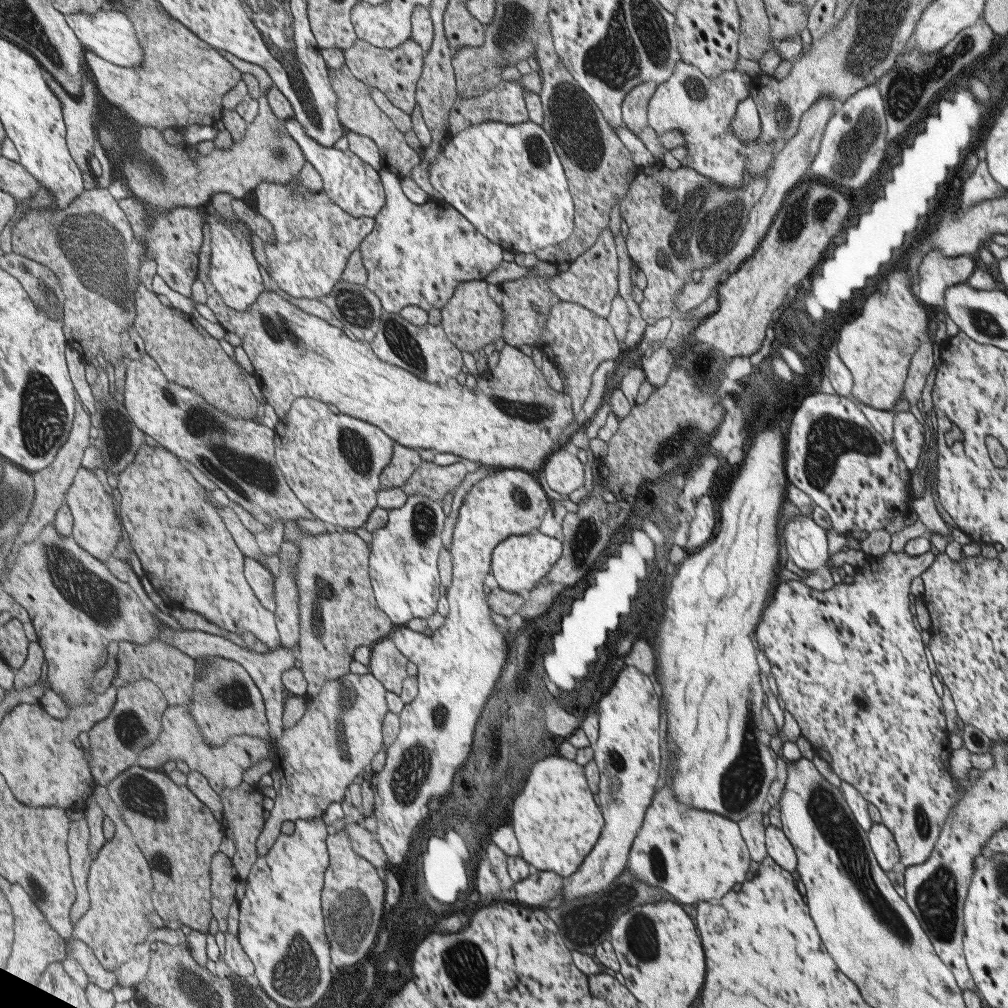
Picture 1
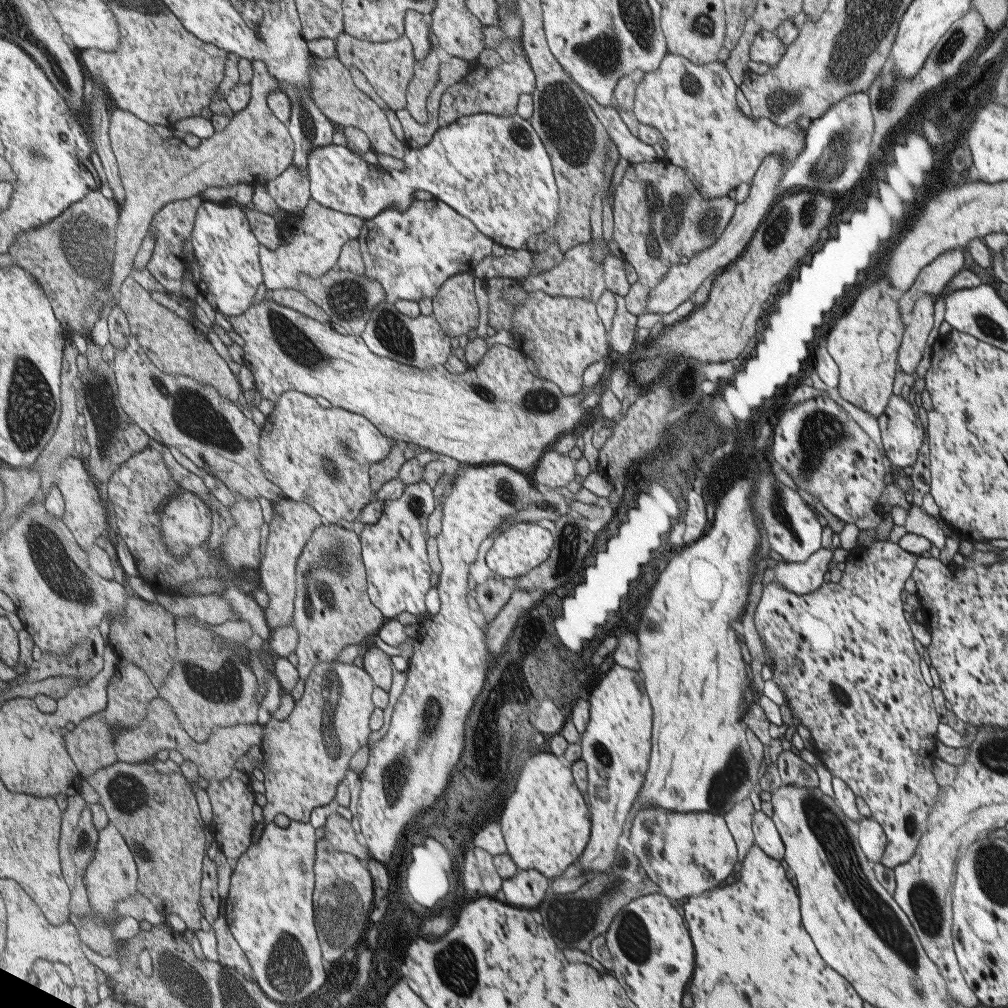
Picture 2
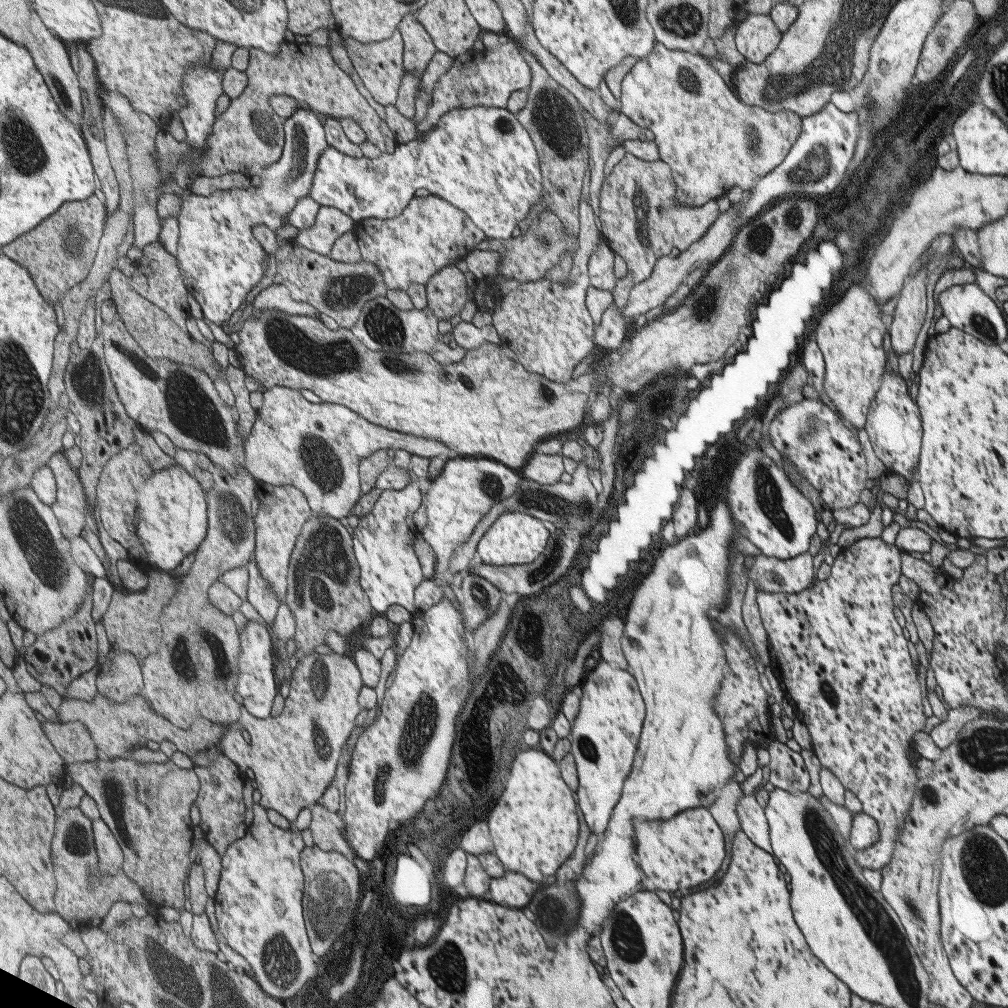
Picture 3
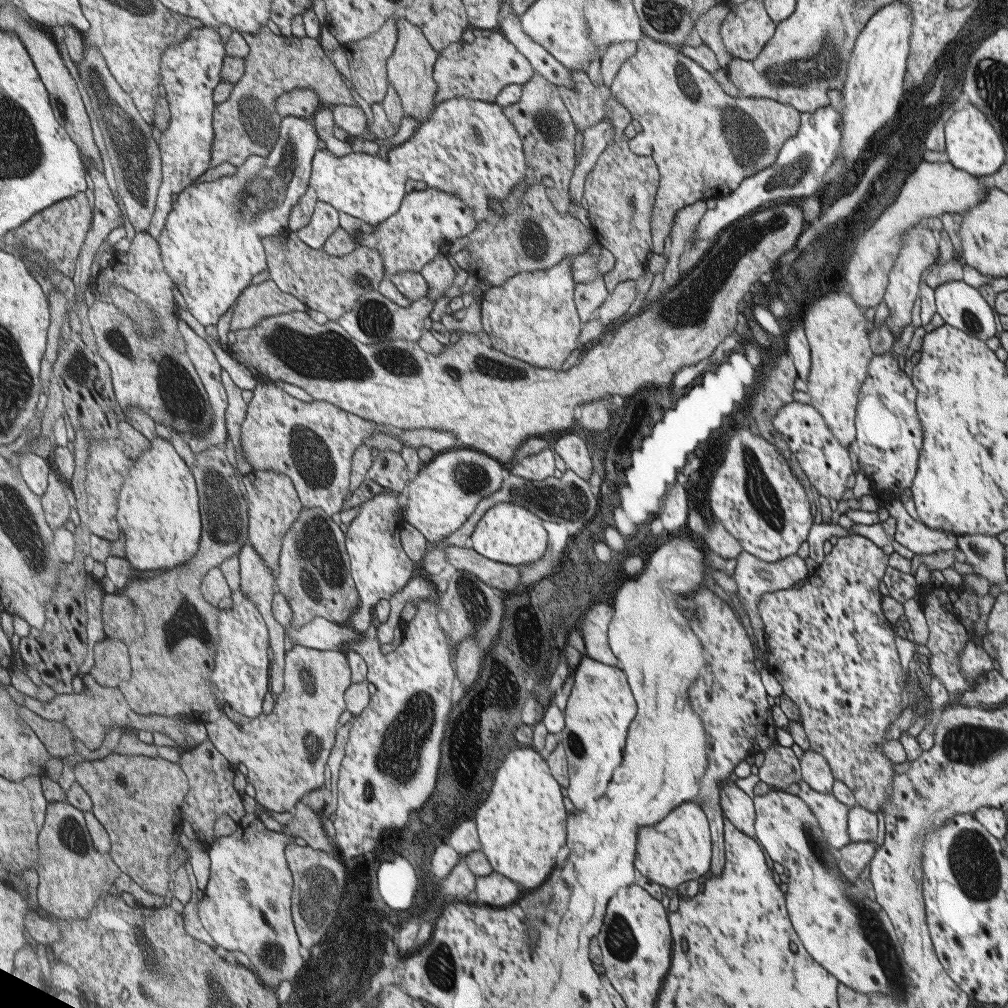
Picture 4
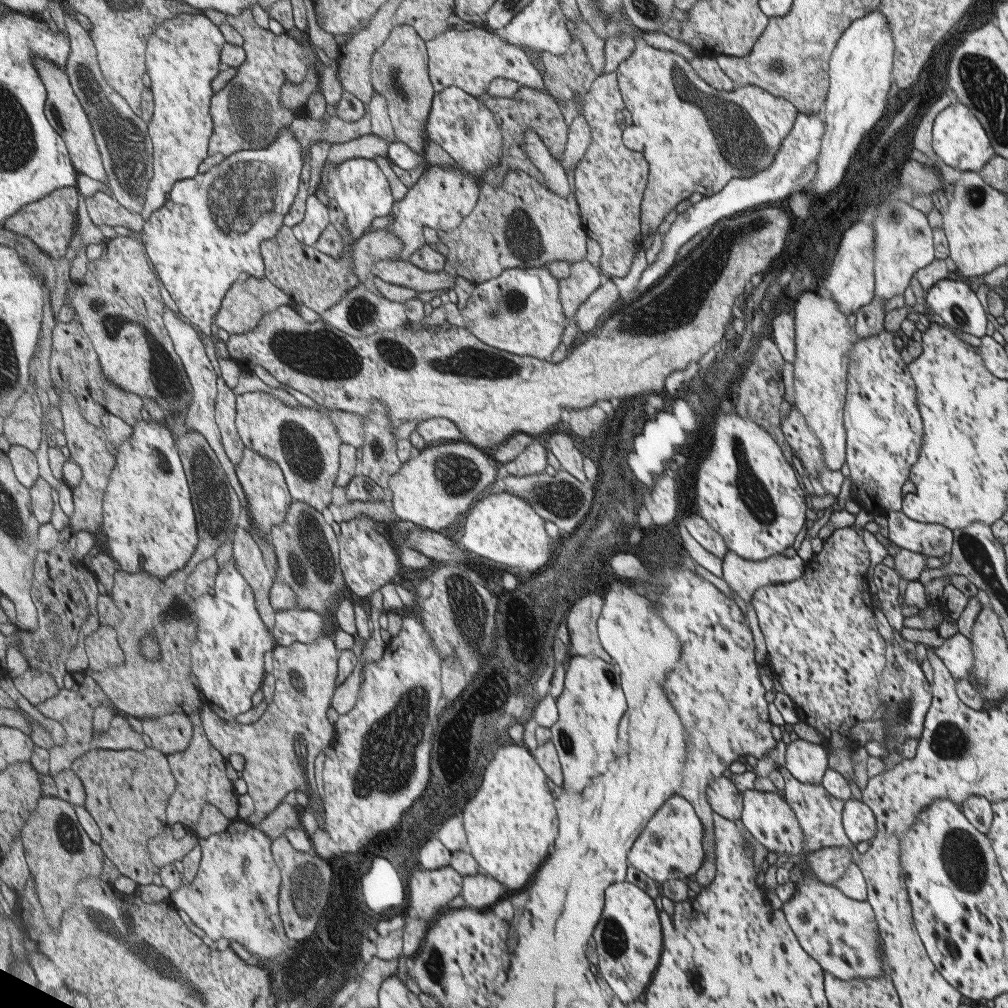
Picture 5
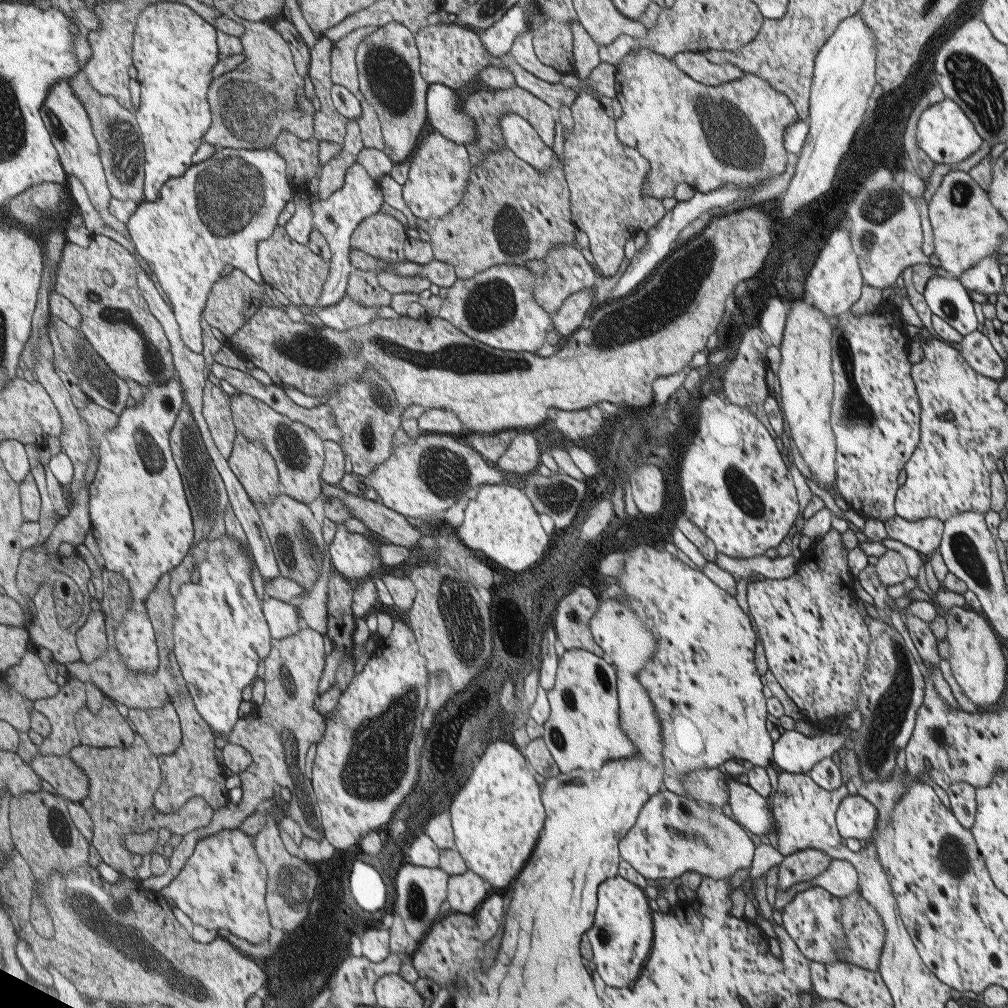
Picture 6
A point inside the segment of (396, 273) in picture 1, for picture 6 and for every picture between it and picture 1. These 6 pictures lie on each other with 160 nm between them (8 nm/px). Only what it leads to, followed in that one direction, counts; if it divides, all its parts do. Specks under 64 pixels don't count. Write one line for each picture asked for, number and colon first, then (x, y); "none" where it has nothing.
2: (412, 253)
3: (431, 233)
4: (412, 238)
5: (441, 199)
6: (438, 178)

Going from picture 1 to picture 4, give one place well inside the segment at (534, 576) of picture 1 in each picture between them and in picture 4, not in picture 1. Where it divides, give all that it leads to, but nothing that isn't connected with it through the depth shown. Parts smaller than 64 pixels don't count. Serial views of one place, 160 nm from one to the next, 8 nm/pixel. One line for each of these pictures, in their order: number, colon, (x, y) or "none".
2: (513, 552)
3: (514, 538)
4: (509, 534)

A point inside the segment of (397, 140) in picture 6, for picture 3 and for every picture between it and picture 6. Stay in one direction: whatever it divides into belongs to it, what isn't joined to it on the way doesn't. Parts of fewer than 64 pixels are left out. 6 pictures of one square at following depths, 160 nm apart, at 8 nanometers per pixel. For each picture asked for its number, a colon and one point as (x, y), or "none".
3: (419, 49)
4: (411, 69)
5: (400, 68)

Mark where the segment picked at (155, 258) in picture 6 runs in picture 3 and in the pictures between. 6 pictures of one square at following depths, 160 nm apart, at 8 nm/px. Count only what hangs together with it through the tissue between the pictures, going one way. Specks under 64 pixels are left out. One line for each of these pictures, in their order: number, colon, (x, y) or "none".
3: (222, 260)
4: (213, 246)
5: (210, 232)

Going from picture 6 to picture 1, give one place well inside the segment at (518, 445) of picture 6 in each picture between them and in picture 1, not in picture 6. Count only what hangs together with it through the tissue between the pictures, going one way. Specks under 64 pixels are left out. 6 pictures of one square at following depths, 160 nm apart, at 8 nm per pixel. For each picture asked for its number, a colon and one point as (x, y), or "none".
1: (563, 472)
2: (553, 470)
3: (542, 469)
4: (536, 467)
5: (532, 460)

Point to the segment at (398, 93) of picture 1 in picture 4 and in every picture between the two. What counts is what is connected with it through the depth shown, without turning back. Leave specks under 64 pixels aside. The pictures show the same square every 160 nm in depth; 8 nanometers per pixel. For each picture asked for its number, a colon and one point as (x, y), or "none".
2: (389, 66)
3: (379, 64)
4: (368, 58)

